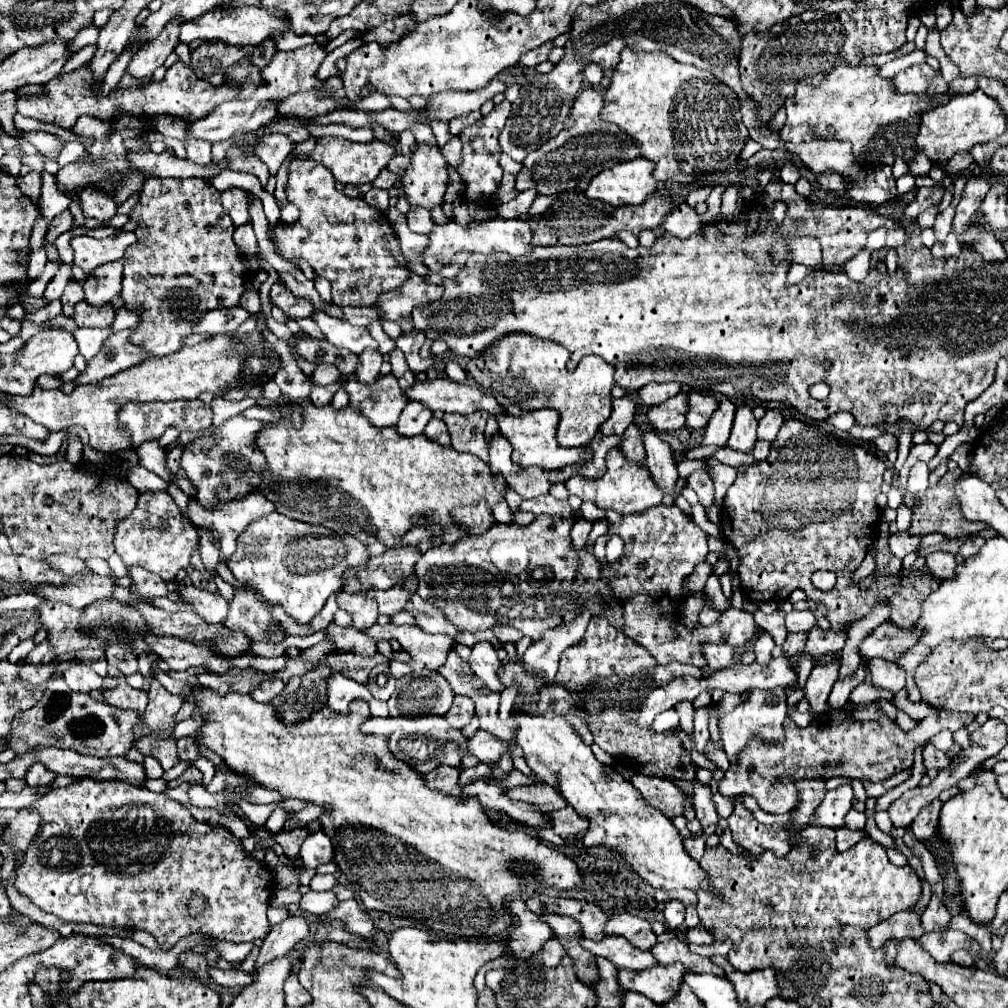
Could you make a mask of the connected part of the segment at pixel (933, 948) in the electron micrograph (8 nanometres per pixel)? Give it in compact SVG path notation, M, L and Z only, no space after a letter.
M950 929L950 933L930 933L928 937L920 937L918 943L926 947L930 955L938 955L938 959L950 959L956 949L962 949L964 943L974 943L962 931Z

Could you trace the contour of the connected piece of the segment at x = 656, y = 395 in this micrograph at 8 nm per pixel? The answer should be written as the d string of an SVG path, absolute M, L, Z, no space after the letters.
M648 383L638 391L642 403L646 405L658 405L678 393L680 393L680 383Z

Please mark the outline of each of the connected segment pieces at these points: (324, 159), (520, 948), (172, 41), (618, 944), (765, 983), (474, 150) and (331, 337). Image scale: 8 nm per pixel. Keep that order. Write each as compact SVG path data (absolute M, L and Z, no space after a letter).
M324 137L324 139L318 139L314 151L310 153L310 159L328 167L332 171L332 175L336 177L336 181L340 181L344 185L346 183L364 185L364 183L372 183L394 155L396 155L394 147L388 143L382 143L378 139L374 139L370 143L352 143L342 137Z
M516 899L510 903L510 913L514 915L516 929L510 929L508 937L508 949L512 955L528 957L536 953L546 939L552 939L552 929L540 921L540 917L526 909L522 899Z
M180 19L170 21L154 41L142 45L134 53L130 65L126 67L126 73L132 75L132 77L136 77L136 79L144 79L144 77L150 77L156 67L164 65L164 61L168 59L168 55L178 45L180 23L182 23Z
M606 935L602 941L580 939L580 943L592 955L606 957L608 961L612 961L618 967L638 971L638 969L646 969L656 963L650 951L638 951L636 947L630 947L630 943L626 943L626 939L622 939L620 935Z
M712 957L712 963L716 963L718 967L724 969L724 975L732 981L732 985L736 989L738 1003L742 1003L744 1007L764 1005L768 999L778 995L776 975L774 975L774 969L770 969L770 967L742 973L742 971L732 969L724 957Z
M502 101L500 105L496 105L492 109L492 113L480 117L474 125L466 127L460 133L460 141L462 141L462 163L458 167L458 173L460 173L460 177L466 183L464 199L474 201L474 203L480 203L480 205L490 203L490 197L496 191L496 187L498 187L498 183L500 183L500 179L504 175L504 171L502 171L502 167L498 163L498 159L502 155L502 149L500 149L500 143L498 143L498 135L504 129L506 119L508 119L509 115L510 103L508 101Z
M314 313L312 319L322 329L326 341L336 347L346 347L352 353L362 353L364 349L378 349L378 343L371 337L366 327L354 327L348 321L330 317L326 313Z

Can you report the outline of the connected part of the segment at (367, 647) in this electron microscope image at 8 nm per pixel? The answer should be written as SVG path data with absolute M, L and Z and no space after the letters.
M334 623L328 627L328 637L336 643L338 651L356 651L360 655L374 655L376 653L376 641L366 637L364 633L358 633L354 627L336 627Z

